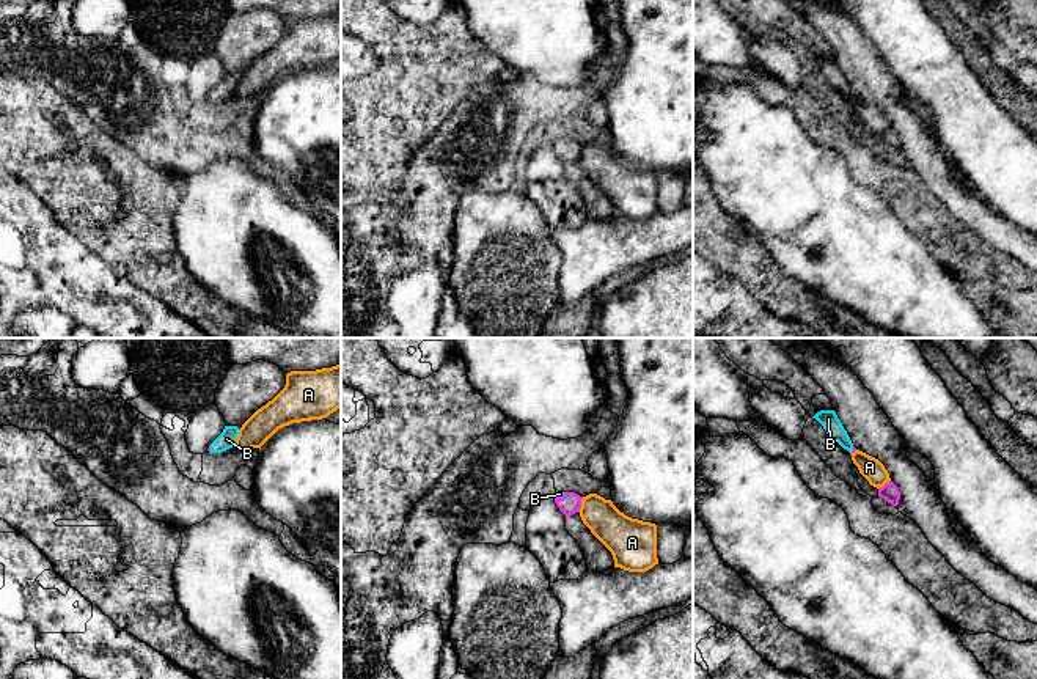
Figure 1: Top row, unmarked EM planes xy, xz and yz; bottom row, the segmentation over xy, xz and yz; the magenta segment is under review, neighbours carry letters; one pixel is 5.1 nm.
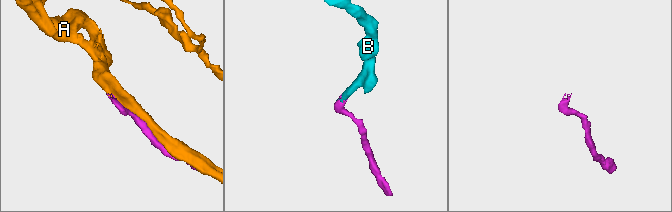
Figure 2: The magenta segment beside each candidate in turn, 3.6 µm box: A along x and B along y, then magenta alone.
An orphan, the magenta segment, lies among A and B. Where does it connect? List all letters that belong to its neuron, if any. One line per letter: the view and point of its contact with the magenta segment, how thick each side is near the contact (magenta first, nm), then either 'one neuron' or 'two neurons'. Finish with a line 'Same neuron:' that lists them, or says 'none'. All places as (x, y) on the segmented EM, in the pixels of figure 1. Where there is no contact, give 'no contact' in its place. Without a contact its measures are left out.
A: xz (580, 505) | 110/200 nm | two neurons
B: xz (558, 497) | 110/30 nm | one neuron
Same neuron: B

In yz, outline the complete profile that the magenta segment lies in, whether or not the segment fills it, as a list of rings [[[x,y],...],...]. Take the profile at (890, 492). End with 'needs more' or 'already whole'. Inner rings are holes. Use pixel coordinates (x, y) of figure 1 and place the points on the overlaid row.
[[[889,481],[878,489],[878,497],[891,503],[892,506],[897,506],[900,500],[900,490],[892,481]]]; already whole

